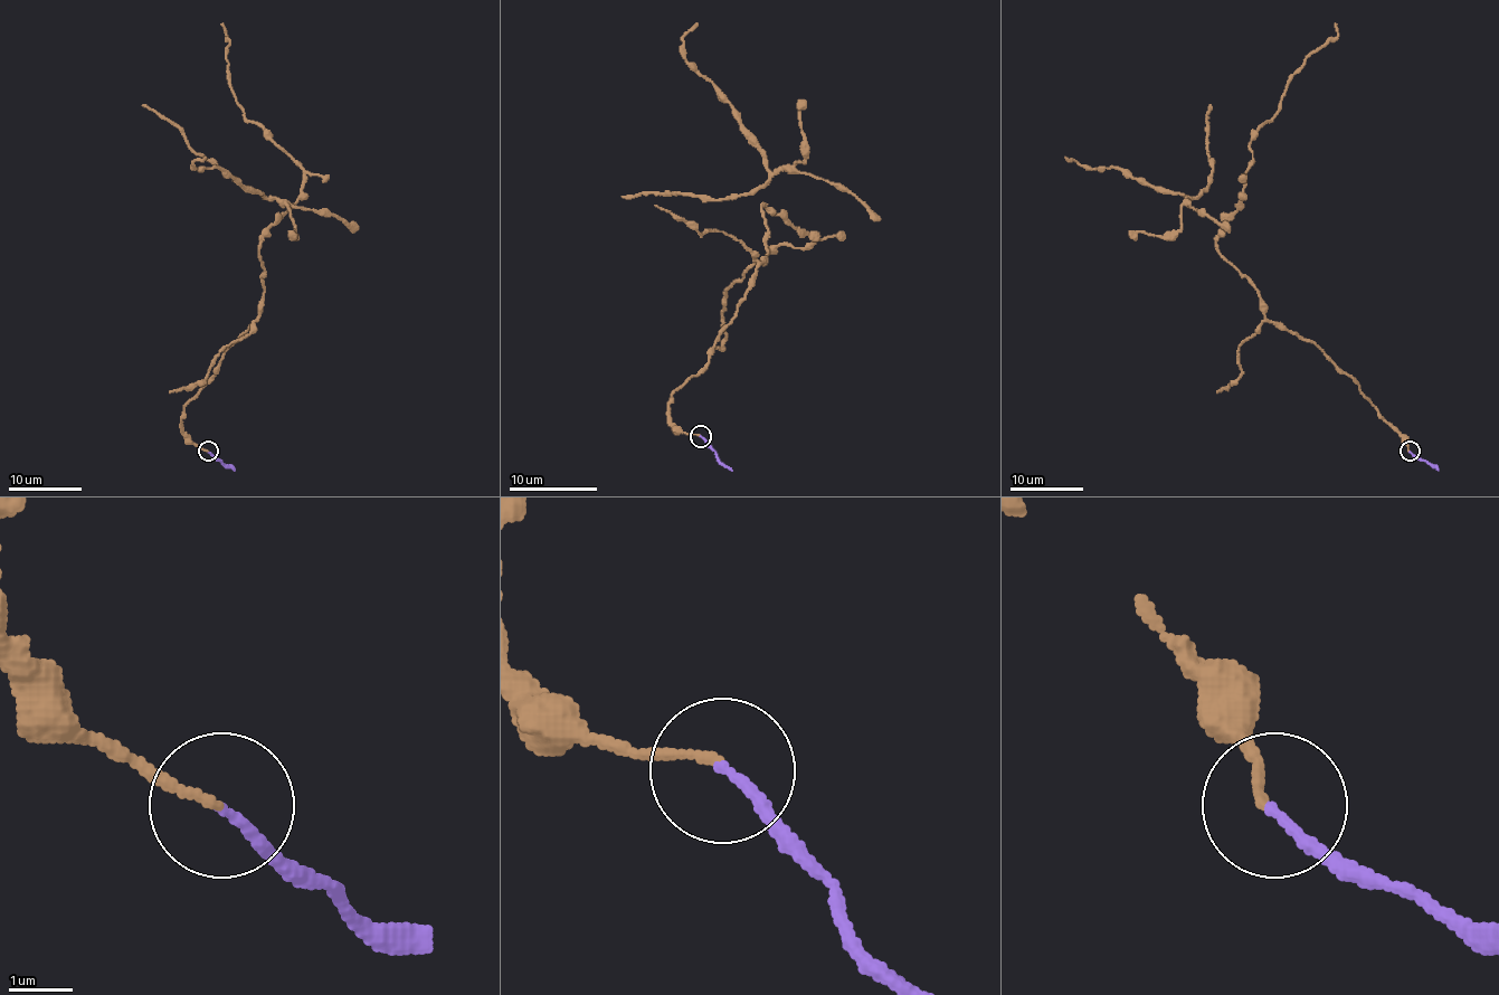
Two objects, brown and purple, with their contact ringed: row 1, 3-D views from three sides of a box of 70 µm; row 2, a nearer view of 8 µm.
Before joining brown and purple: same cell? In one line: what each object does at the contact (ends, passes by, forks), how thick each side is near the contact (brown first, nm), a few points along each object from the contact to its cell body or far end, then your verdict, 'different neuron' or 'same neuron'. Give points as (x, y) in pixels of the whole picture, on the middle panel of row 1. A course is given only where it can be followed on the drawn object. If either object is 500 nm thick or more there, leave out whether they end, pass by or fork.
brown ends; purple ends; calibres 120 and 150 nm; course brown (701, 435), (667, 401), (767, 255), (765, 205), (815, 239), (776, 246), (727, 290), (717, 349); course purple (701, 437), (731, 470); same neuron

